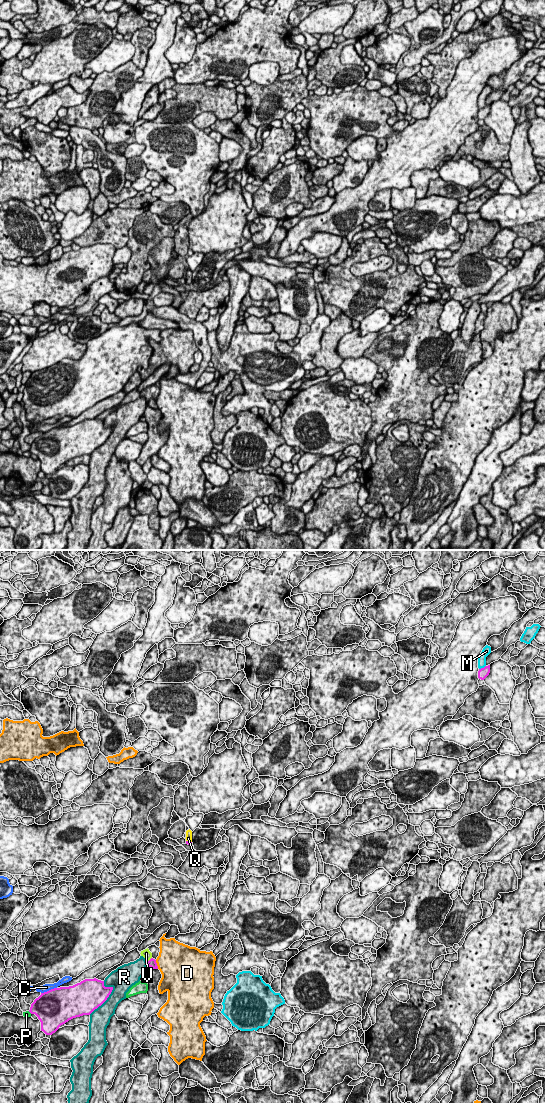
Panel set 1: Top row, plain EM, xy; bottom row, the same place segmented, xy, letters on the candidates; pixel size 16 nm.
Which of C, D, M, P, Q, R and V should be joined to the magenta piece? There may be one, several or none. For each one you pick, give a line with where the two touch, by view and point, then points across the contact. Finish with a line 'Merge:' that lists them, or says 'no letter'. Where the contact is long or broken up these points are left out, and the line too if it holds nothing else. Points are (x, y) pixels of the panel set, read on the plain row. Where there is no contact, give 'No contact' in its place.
Q: Touches magenta at xy (189, 282). Path across: xy (187, 282), (189, 282), (188, 278)
Merge: Q

